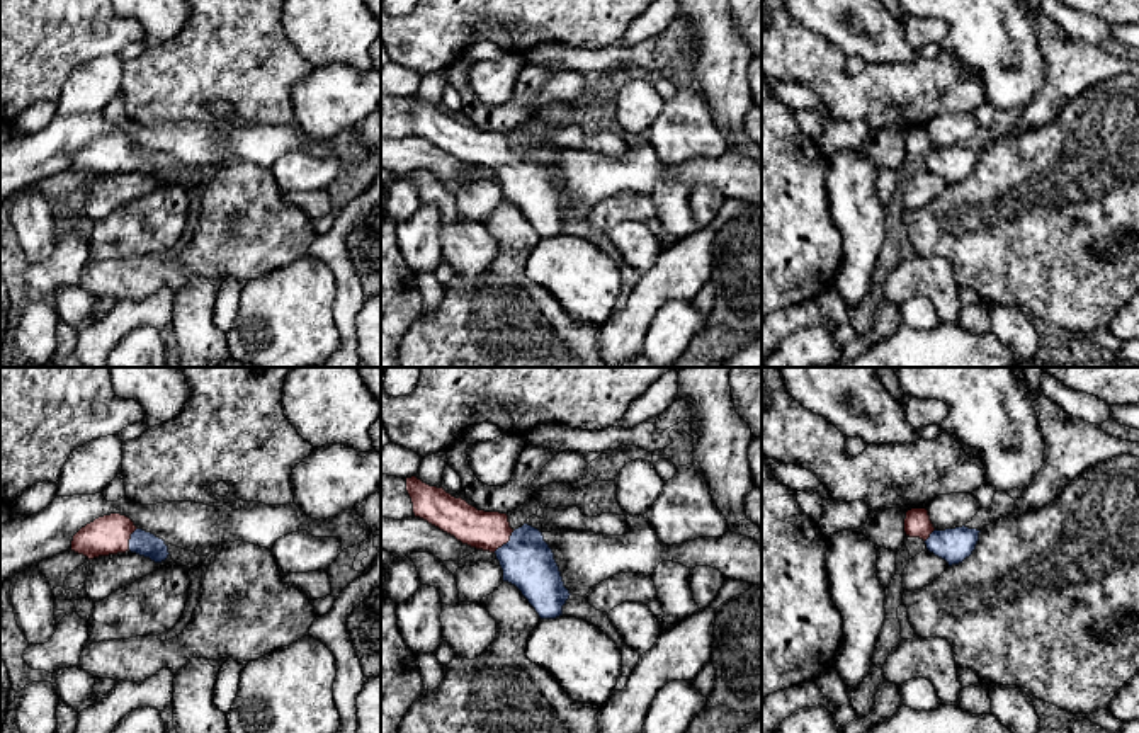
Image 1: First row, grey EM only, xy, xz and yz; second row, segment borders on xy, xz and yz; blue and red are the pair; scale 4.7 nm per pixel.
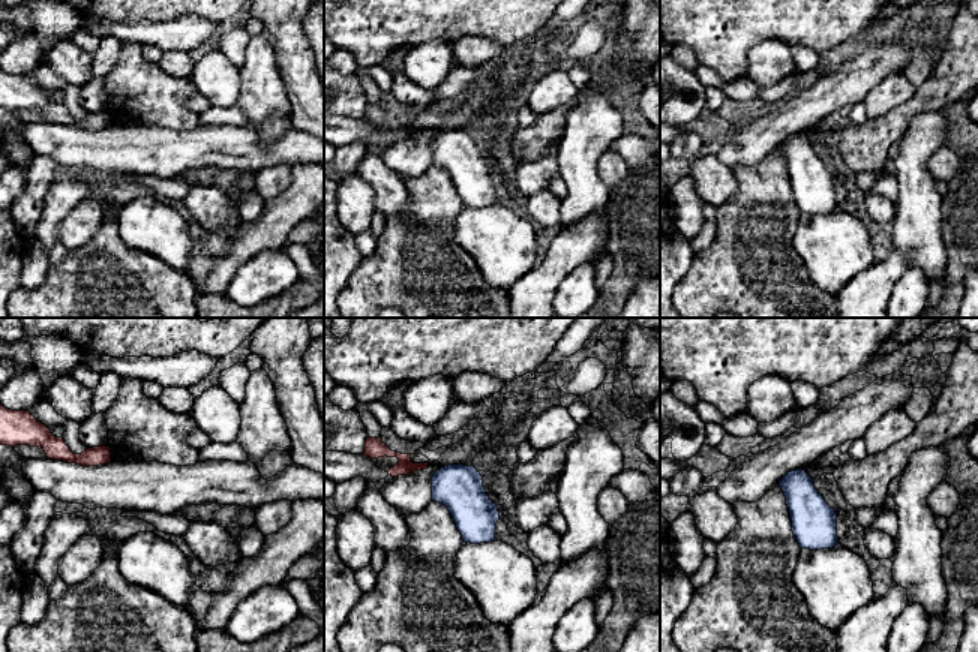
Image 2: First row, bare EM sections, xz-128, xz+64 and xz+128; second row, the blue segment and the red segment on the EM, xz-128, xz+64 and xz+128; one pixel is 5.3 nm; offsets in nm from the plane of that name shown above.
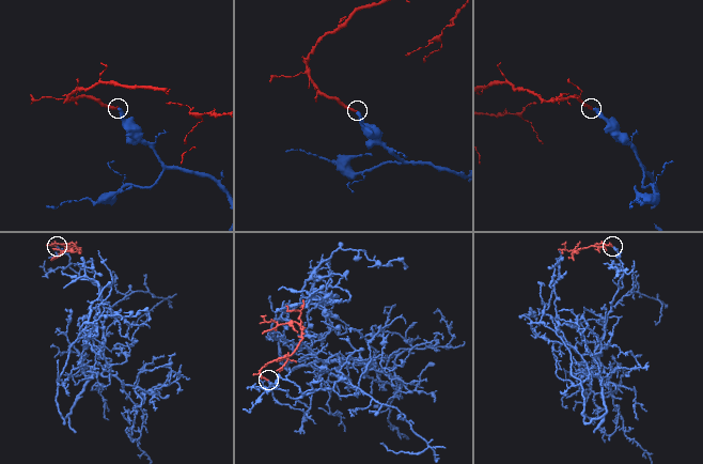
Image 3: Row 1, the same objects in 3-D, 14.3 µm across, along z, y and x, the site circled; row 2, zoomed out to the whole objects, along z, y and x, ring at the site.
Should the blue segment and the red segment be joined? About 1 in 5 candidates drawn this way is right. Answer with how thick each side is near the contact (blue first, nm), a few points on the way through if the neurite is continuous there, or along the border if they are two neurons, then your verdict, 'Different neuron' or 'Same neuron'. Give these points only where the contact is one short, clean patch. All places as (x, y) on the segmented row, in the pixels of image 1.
Thickness 260 nm (blue) against 190 nm. Path across: xz (527, 562), (507, 543), (488, 531). Same neuron

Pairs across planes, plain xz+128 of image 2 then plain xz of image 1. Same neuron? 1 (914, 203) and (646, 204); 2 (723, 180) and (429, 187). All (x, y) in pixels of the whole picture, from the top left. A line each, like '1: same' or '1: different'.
1: different
2: same

